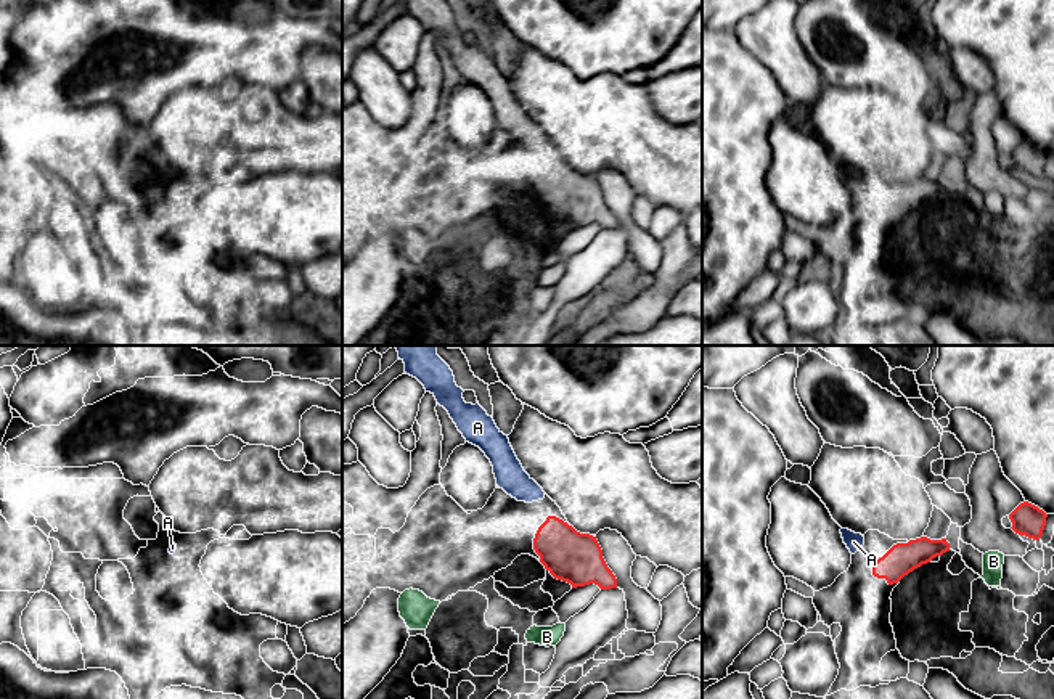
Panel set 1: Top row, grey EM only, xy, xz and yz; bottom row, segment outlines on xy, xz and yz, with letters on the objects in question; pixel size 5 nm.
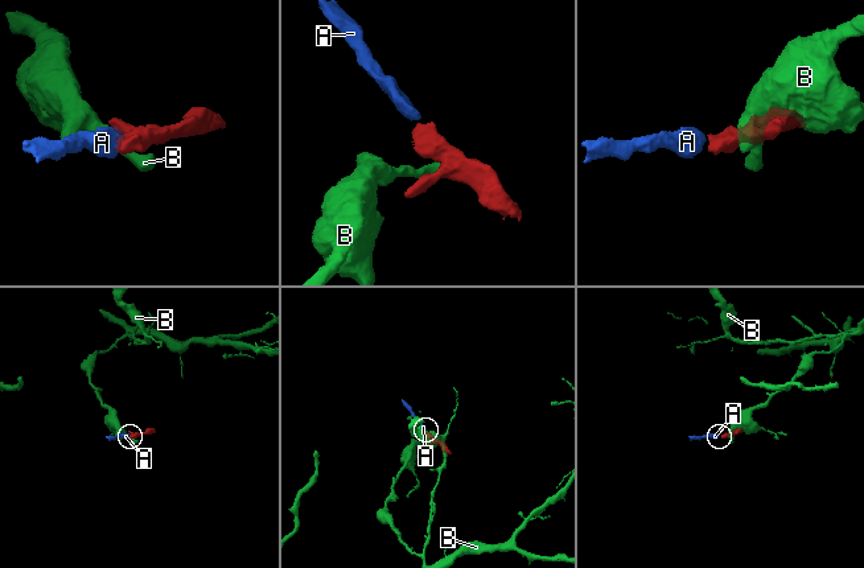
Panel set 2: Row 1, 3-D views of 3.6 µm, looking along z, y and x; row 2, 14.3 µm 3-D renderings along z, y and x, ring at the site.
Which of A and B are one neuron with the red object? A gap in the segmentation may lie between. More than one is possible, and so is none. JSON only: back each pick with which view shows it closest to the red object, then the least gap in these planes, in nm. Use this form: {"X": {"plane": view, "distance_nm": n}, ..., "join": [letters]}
{"A": {"plane": "xz", "distance_nm": 90}, "join": ["A"]}

